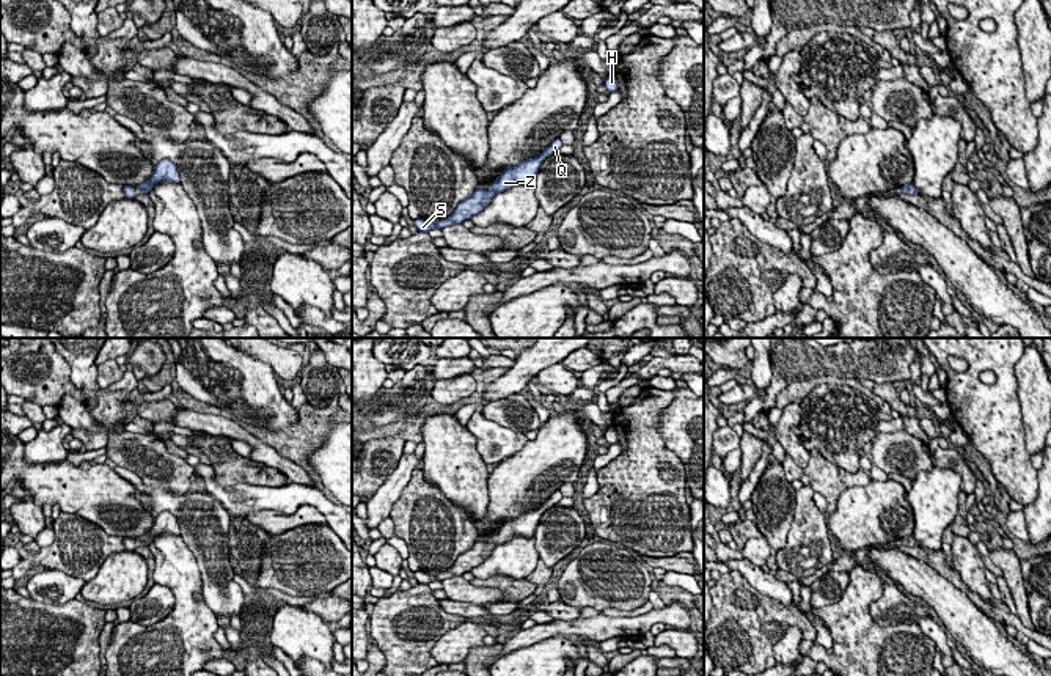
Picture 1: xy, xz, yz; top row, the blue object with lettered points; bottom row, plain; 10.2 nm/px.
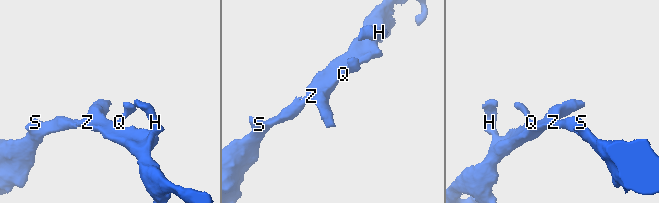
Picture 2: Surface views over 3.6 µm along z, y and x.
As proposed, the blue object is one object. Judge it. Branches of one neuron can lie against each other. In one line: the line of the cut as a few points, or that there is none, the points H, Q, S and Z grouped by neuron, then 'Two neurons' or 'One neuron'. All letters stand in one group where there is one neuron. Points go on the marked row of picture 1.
No split. Groups: H Q S Z. One neuron

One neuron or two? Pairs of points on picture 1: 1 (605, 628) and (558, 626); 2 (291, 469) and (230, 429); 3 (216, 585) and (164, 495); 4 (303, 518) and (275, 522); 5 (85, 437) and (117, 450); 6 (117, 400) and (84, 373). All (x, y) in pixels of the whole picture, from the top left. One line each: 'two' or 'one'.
1: one
2: one
3: one
4: one
5: two
6: one

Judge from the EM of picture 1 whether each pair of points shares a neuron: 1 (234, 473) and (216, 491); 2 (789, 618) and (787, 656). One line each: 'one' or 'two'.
1: two
2: two

